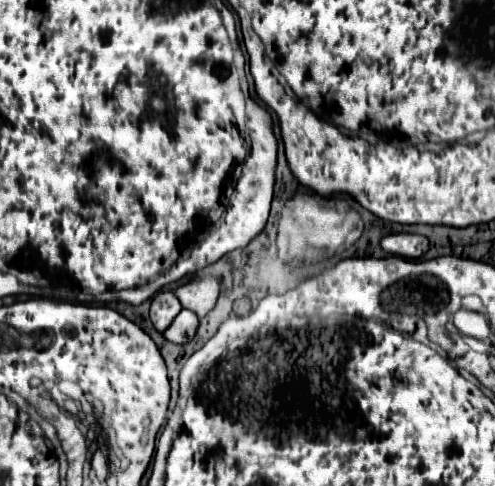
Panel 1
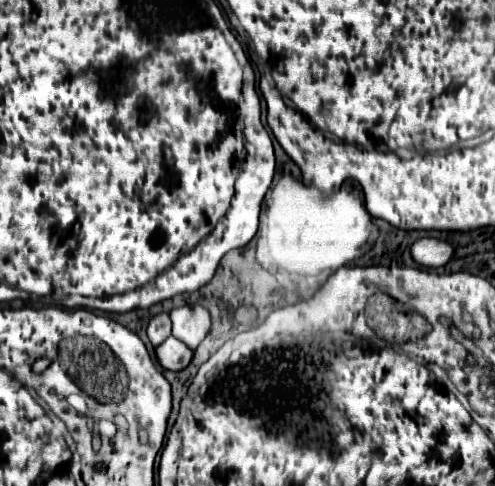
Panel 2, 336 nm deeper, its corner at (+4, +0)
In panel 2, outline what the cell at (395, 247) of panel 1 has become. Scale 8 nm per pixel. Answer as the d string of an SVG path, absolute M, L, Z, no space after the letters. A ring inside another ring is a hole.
M420 238L420 240L416 240L412 244L410 252L412 252L412 258L418 264L426 266L426 268L444 266L454 254L450 244L446 244L442 240L436 240L436 238Z

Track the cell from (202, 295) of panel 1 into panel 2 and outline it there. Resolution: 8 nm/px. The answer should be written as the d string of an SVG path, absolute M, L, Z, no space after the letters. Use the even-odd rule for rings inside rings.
M198 302L174 308L170 312L170 318L172 318L172 336L188 344L192 350L202 342L202 338L210 330L210 314Z

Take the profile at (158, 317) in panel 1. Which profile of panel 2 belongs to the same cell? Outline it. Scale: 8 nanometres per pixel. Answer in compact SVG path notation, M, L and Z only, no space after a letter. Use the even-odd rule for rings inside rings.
M166 312L156 314L150 324L148 324L148 338L152 342L152 346L160 346L172 332L172 324L170 324L170 316Z

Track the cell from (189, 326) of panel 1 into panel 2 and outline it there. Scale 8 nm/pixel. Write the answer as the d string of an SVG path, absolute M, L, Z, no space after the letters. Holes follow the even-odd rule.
M174 336L166 338L156 350L158 350L156 356L158 356L160 364L162 364L166 370L174 370L174 372L184 370L184 368L190 364L192 354L194 354L184 342L180 342L180 340L174 338Z

